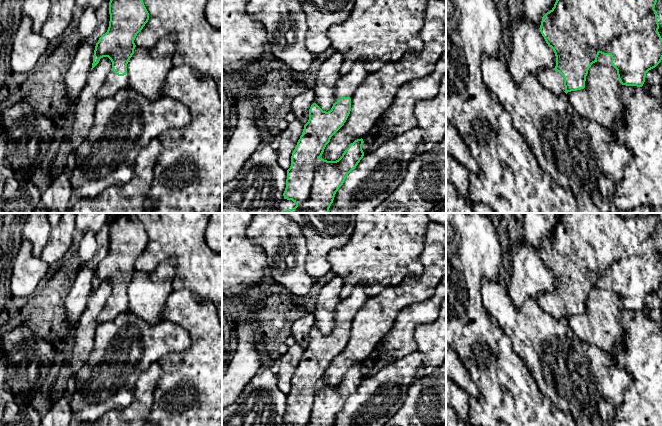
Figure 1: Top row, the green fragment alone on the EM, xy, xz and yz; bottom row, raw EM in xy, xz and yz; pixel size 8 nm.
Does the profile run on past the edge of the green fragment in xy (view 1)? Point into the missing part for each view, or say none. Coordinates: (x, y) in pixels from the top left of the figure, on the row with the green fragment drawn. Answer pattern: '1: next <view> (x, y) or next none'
1: next none

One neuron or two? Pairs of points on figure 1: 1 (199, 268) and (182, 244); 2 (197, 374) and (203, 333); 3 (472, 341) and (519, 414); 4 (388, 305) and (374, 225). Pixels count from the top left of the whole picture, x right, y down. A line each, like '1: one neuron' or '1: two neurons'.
1: one neuron
2: one neuron
3: one neuron
4: two neurons

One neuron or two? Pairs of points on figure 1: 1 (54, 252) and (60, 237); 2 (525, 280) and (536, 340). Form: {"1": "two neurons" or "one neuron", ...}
{"1": "one neuron", "2": "two neurons"}

